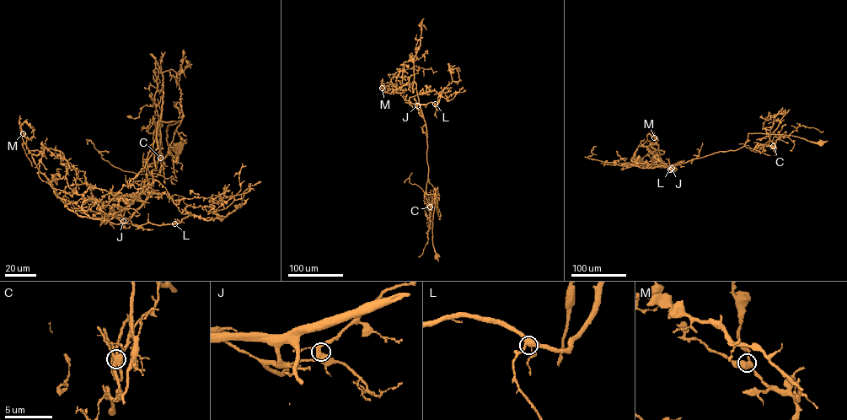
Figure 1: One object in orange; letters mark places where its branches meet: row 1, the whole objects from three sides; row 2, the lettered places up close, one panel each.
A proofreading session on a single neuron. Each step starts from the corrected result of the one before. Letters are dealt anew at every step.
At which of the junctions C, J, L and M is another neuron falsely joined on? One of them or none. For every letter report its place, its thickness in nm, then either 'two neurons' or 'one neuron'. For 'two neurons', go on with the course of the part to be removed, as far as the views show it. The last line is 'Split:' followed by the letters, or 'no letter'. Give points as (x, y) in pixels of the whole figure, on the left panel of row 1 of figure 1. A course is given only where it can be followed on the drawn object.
C: at (160, 158); 440 nm thick; one neuron
J: at (123, 221); 420 nm thick; one neuron
L: at (174, 223); 440 nm thick; one neuron
M: at (23, 133); 440 nm thick; one neuron
Split: no letter

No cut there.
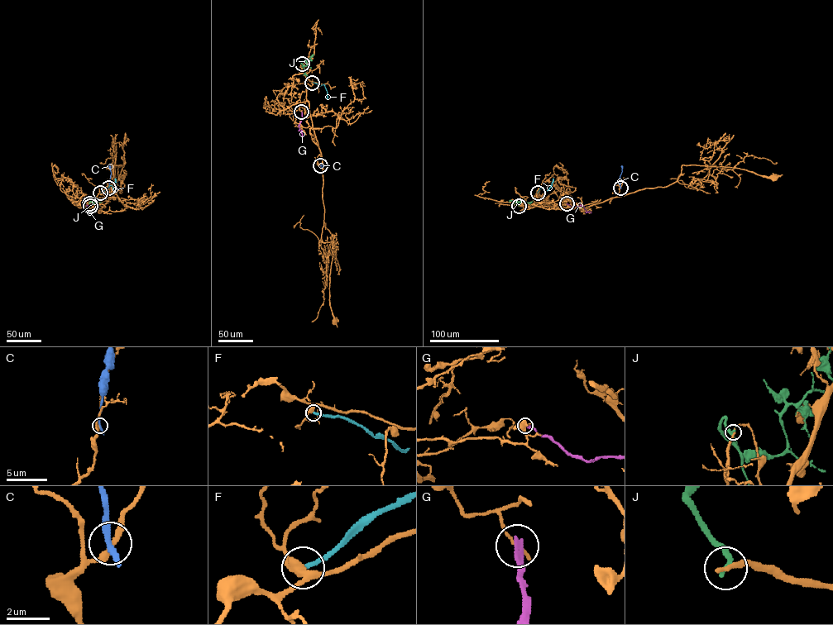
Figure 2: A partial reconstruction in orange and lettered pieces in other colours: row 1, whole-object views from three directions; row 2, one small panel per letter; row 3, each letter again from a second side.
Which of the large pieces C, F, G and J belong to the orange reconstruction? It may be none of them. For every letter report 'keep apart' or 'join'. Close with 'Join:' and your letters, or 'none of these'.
C: keep apart
F: keep apart
G: keep apart
J: keep apart
Join: none of these

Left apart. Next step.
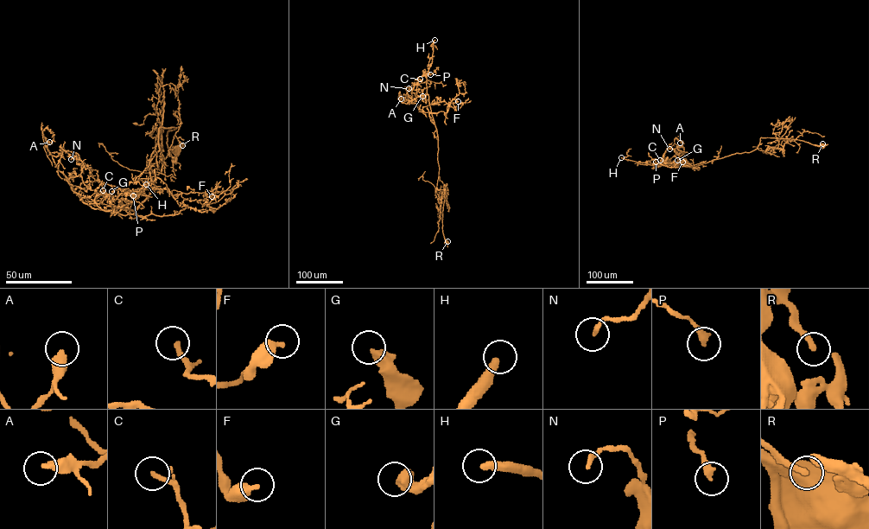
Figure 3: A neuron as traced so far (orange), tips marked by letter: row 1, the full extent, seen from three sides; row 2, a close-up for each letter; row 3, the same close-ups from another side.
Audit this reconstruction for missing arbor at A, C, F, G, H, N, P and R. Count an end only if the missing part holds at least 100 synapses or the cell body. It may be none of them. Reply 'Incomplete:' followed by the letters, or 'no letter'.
Incomplete: H

